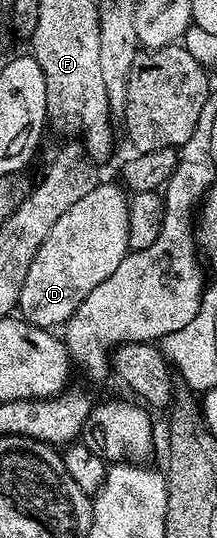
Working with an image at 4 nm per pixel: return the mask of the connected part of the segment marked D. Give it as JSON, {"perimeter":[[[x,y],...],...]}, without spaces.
{"perimeter":[[[96,184],[93,192],[85,192],[57,224],[53,224],[49,236],[37,248],[33,264],[29,264],[29,276],[21,284],[18,313],[33,326],[59,328],[71,319],[73,312],[101,284],[117,272],[117,264],[129,252],[129,194],[122,185]]]}

